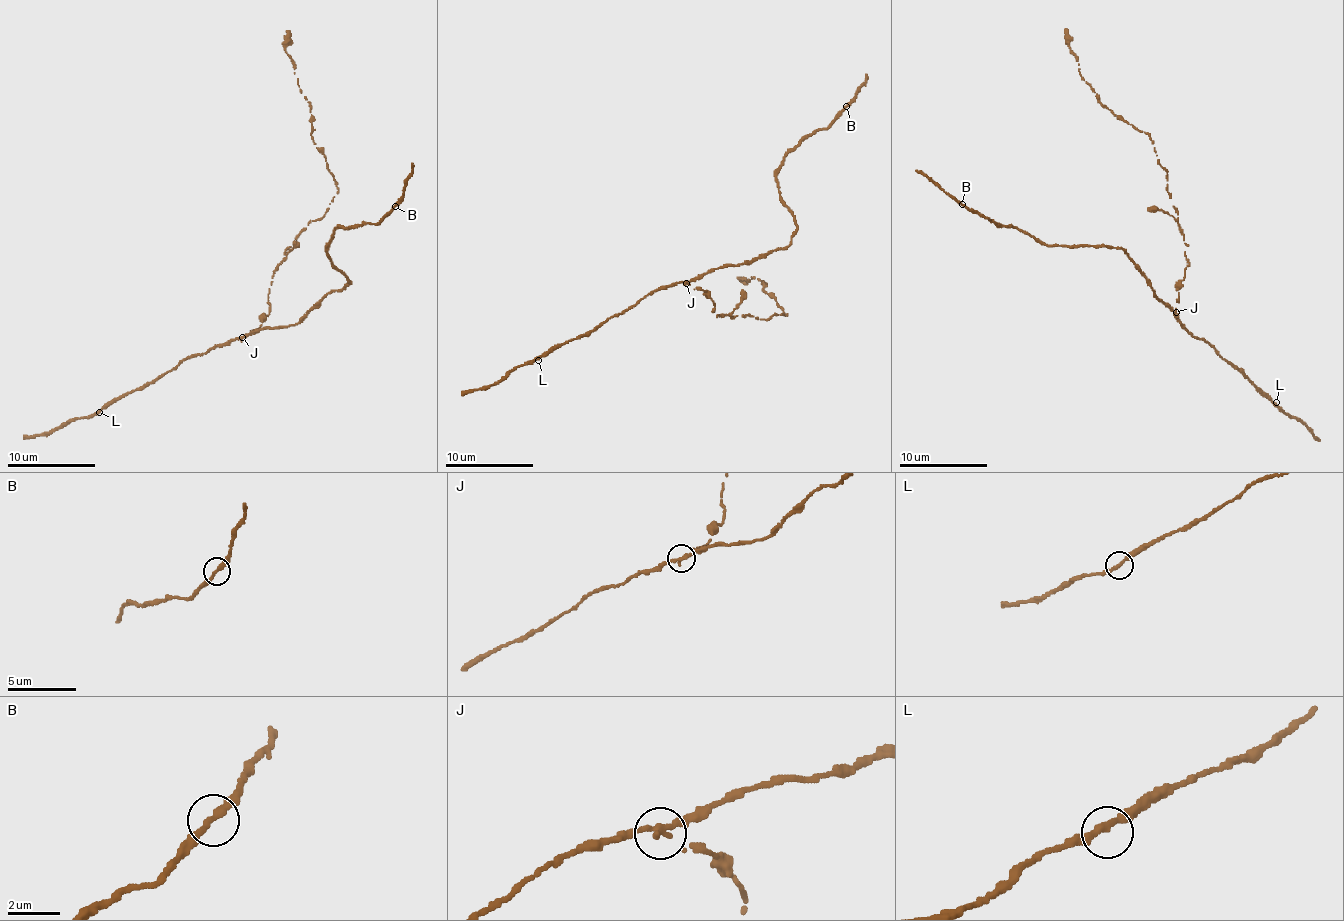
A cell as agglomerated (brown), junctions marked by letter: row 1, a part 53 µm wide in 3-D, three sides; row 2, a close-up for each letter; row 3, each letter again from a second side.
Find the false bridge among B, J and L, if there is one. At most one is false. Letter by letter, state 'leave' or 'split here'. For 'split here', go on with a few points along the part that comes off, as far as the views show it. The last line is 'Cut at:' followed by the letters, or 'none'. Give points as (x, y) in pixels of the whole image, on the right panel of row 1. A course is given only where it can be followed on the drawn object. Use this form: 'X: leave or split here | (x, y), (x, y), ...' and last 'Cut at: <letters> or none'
B: leave
J: split here | (1175, 313), (1187, 259), (1166, 175), (1152, 142), (1100, 104), (1079, 74), (1077, 56), (1064, 30)
L: leave
Cut at: J

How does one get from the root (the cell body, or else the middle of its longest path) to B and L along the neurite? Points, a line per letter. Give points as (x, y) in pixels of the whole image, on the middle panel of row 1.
B: (693, 290), (689, 284), (704, 274), (791, 243), (797, 224), (778, 191), (776, 170), (846, 106)
L: (693, 290), (689, 284), (678, 282), (658, 287), (633, 306), (614, 314), (574, 339), (565, 341), (538, 360)

